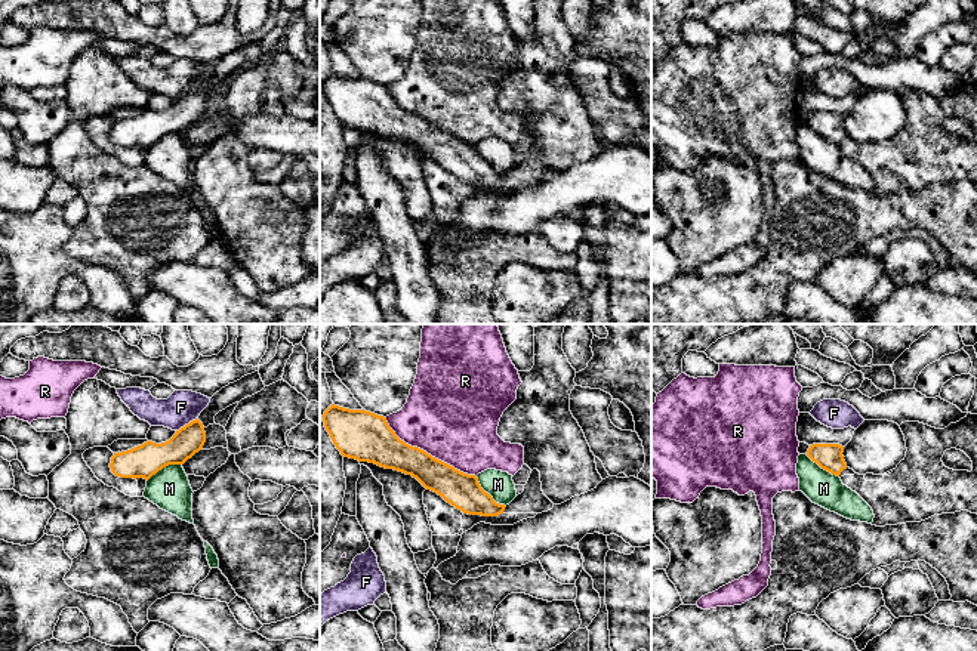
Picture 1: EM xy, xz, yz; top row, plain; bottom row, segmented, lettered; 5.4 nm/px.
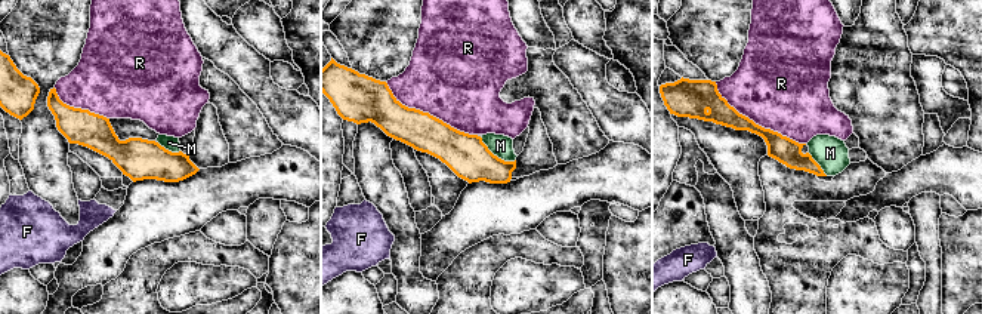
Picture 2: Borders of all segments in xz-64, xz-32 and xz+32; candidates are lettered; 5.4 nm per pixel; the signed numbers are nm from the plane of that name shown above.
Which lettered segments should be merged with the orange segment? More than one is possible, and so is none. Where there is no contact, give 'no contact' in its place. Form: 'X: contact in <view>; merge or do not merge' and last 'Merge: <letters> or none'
F: contact in xy; do not merge
M: contact in xz; do not merge
R: contact in xz; do not merge
Merge: none

